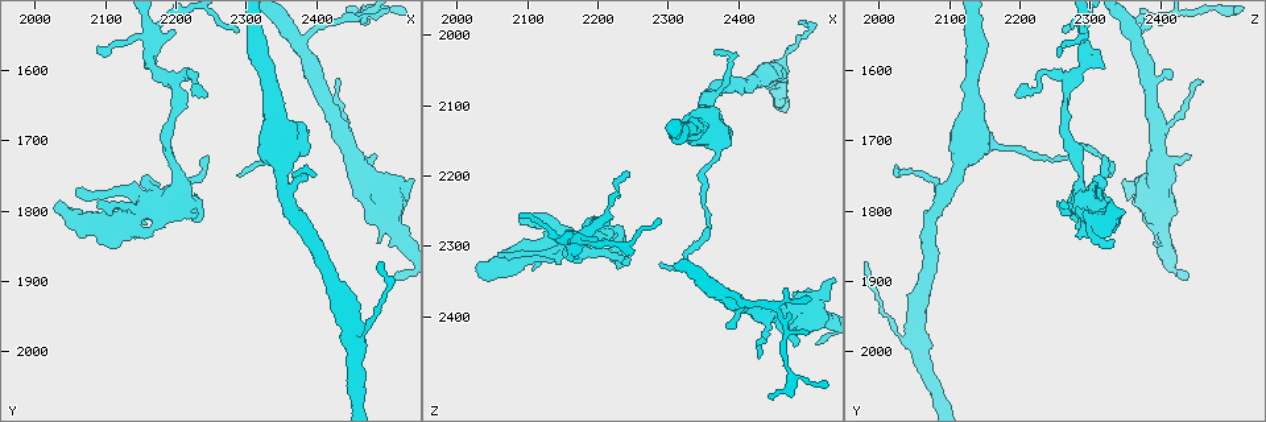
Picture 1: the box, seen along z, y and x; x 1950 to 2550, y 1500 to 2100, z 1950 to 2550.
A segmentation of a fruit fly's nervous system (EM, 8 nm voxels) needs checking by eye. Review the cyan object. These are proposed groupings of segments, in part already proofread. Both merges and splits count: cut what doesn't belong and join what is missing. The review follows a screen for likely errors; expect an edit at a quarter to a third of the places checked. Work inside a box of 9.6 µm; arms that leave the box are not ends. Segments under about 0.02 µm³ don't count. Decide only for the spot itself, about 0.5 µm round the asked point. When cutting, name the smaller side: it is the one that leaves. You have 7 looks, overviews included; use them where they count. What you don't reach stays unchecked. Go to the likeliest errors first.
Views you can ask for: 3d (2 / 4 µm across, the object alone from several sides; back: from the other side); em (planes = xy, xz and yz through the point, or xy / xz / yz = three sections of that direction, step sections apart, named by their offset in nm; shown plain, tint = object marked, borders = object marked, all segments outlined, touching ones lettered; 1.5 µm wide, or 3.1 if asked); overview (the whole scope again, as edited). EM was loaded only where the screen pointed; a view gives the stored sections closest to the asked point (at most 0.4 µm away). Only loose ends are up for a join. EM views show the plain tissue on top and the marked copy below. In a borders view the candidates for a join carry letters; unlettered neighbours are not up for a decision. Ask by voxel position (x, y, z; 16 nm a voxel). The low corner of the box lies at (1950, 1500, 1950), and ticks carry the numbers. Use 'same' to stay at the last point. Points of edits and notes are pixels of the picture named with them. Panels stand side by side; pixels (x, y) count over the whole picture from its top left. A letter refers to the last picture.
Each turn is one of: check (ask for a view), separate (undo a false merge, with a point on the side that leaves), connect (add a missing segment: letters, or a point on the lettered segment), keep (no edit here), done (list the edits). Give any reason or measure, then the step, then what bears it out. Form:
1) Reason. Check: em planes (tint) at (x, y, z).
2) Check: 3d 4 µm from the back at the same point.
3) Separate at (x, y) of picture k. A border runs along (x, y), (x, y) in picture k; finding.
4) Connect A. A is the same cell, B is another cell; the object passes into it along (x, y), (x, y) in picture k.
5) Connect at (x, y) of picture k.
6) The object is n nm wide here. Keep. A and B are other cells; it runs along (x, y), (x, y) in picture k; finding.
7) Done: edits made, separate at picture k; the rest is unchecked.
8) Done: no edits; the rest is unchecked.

Tapers out. Check: 3d 2 µm from the back at (2285, 1540, 2260).

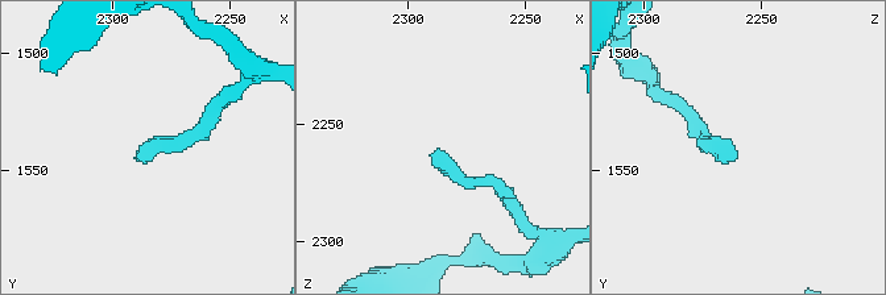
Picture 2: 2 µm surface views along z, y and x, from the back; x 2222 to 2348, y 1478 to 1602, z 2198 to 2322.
Shape alone is not enough. Check: em 3.1 µm planes (borders) at (2291, 1542, 2263).

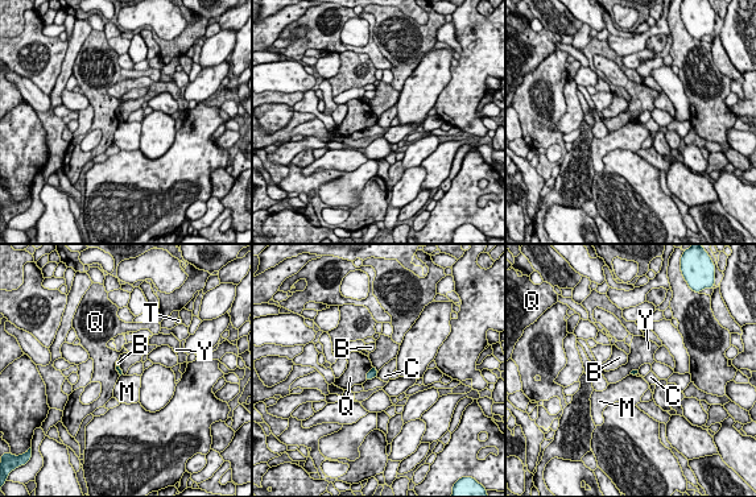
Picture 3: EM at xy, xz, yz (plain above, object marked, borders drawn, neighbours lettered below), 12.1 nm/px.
Keep. B, C, M, Q, T and Y are other cells; a border runs along (372, 365), (378, 372) in picture 3; none of them fits.

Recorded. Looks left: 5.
Three arms meet. Check: em xz step 8 (tint) at (2165, 1550, 2285).

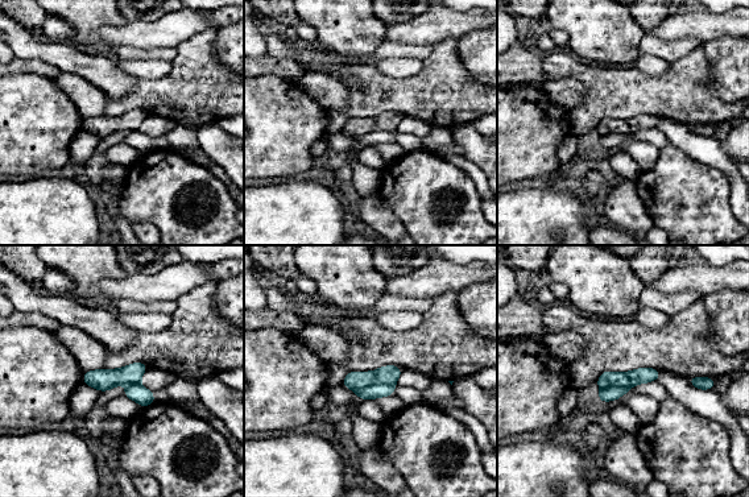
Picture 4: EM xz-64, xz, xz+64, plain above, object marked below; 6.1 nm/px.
Check: em planes (tint) at the same point.

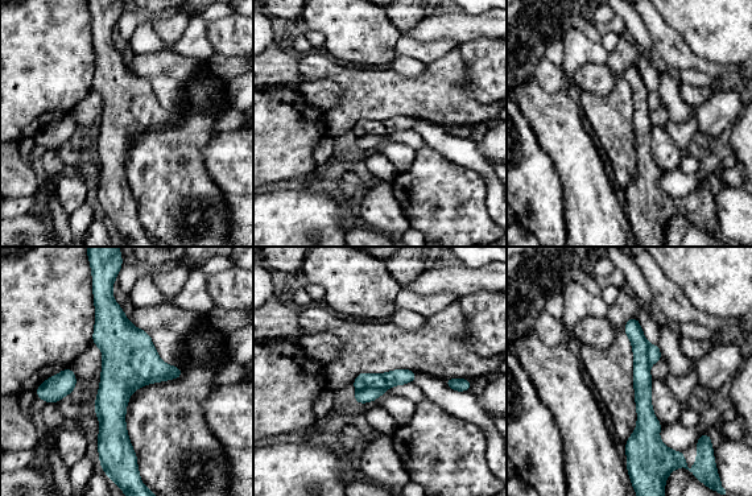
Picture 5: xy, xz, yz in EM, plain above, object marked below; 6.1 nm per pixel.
What lies round it. Check: em planes (borders) at the same point.

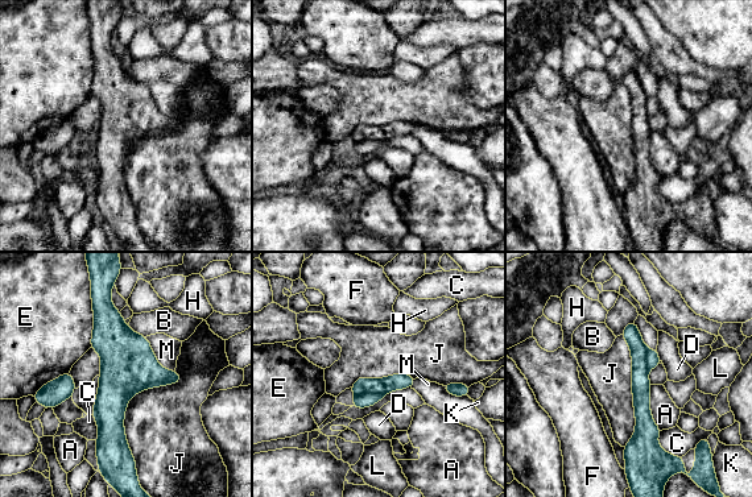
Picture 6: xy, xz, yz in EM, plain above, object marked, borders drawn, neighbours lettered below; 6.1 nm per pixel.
The object is 150 nm wide here. Separate at (362, 385) of picture 6. A, B, C, D, E, F, H, J, K, L and M are other cells; a border runs along (384, 393), (359, 393), (356, 396) in picture 6; a second neuron is stuck on.

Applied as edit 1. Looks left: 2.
Calibre changes. Check: em planes (borders) at (2375, 1705, 2150).

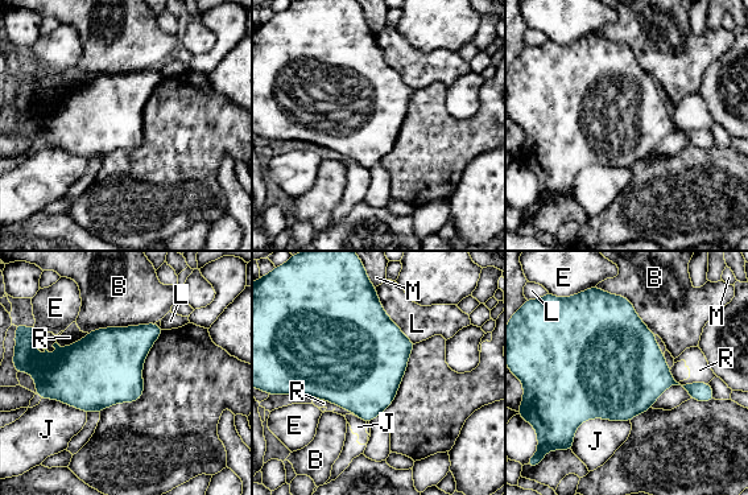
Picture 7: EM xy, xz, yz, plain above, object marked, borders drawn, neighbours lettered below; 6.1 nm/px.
Keep. B, E, J, L, M and R are other cells; a border runs along (314, 396), (352, 412) in picture 7; one neuron here.

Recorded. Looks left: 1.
Done: edits made, separate at picture 6; the rest is unchecked.

